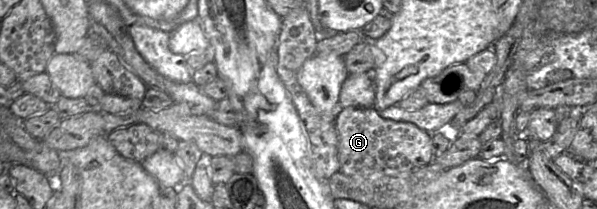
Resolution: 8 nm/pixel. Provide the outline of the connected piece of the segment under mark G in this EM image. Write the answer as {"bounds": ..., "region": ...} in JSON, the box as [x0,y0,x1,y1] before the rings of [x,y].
{"bounds":[335,108,433,176],"region":[[[371,108],[338,109],[335,117],[340,172],[348,176],[397,176],[433,161],[432,135],[413,123],[384,119]]]}

